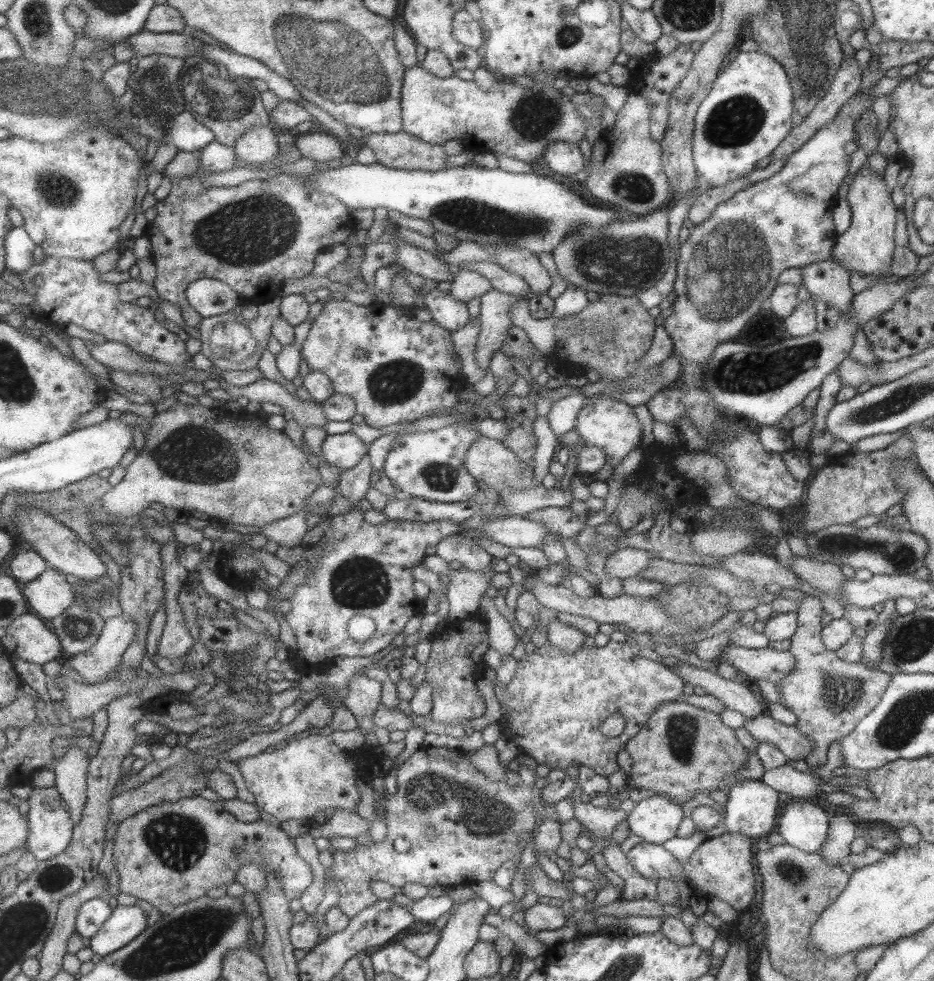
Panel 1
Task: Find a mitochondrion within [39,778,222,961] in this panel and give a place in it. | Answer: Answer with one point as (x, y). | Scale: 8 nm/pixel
(178, 841)

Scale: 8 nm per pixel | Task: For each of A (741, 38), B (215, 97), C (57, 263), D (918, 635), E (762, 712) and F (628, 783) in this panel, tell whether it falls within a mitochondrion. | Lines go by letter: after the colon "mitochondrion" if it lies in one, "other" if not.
A: other
B: mitochondrion
C: other
D: mitochondrion
E: other
F: other

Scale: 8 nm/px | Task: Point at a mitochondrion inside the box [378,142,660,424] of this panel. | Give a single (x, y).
(470, 216)

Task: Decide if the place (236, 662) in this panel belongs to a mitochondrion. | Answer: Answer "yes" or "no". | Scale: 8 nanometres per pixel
yes

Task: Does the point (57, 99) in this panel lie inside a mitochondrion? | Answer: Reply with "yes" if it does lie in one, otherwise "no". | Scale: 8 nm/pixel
yes

